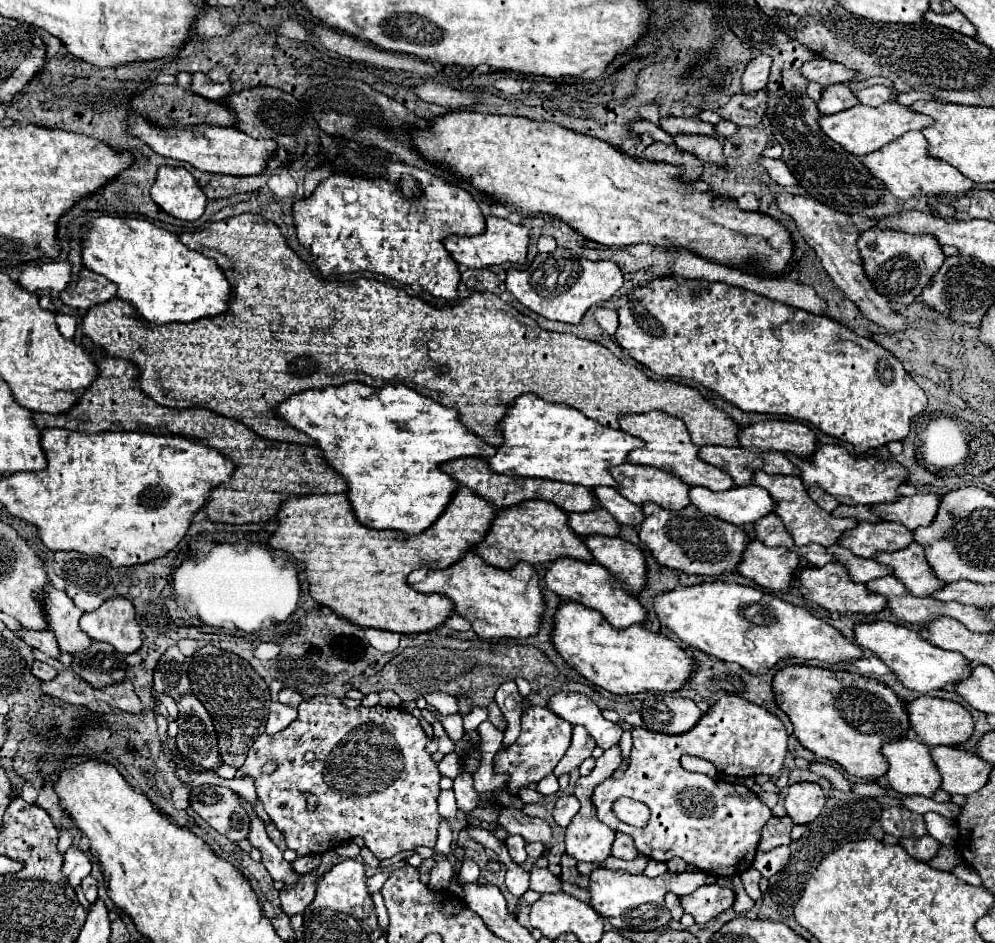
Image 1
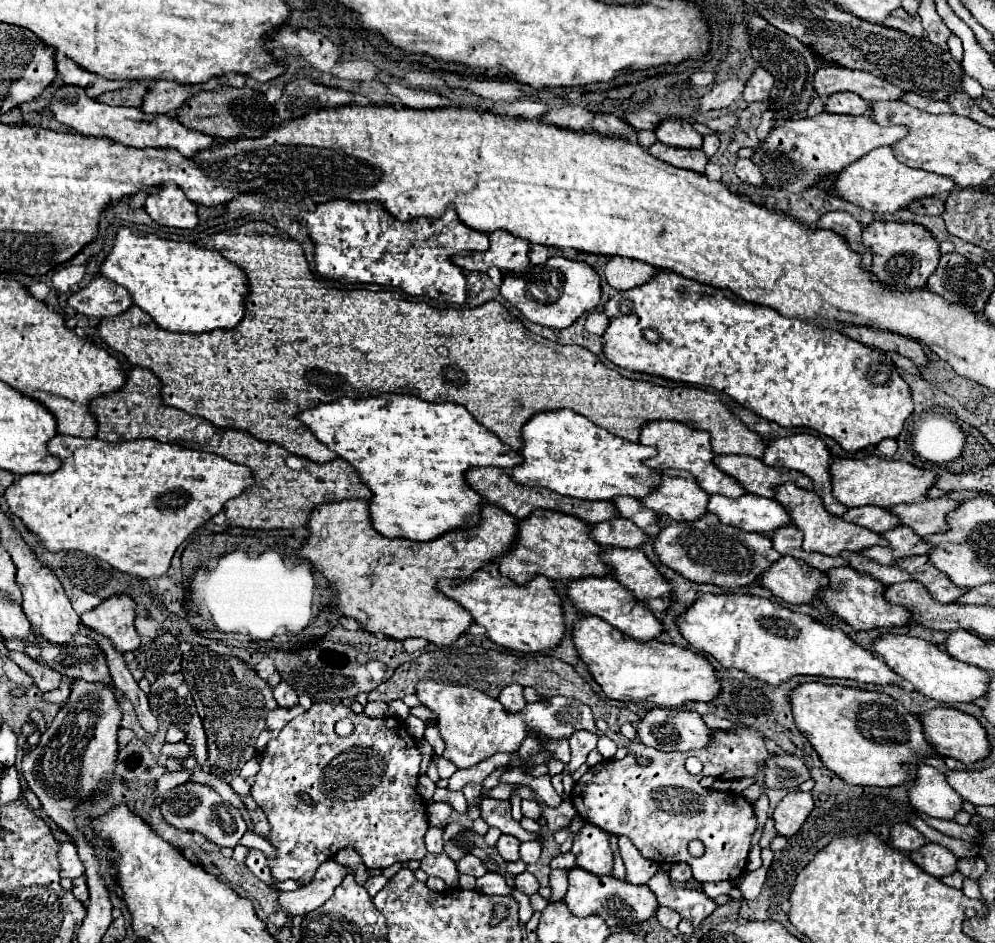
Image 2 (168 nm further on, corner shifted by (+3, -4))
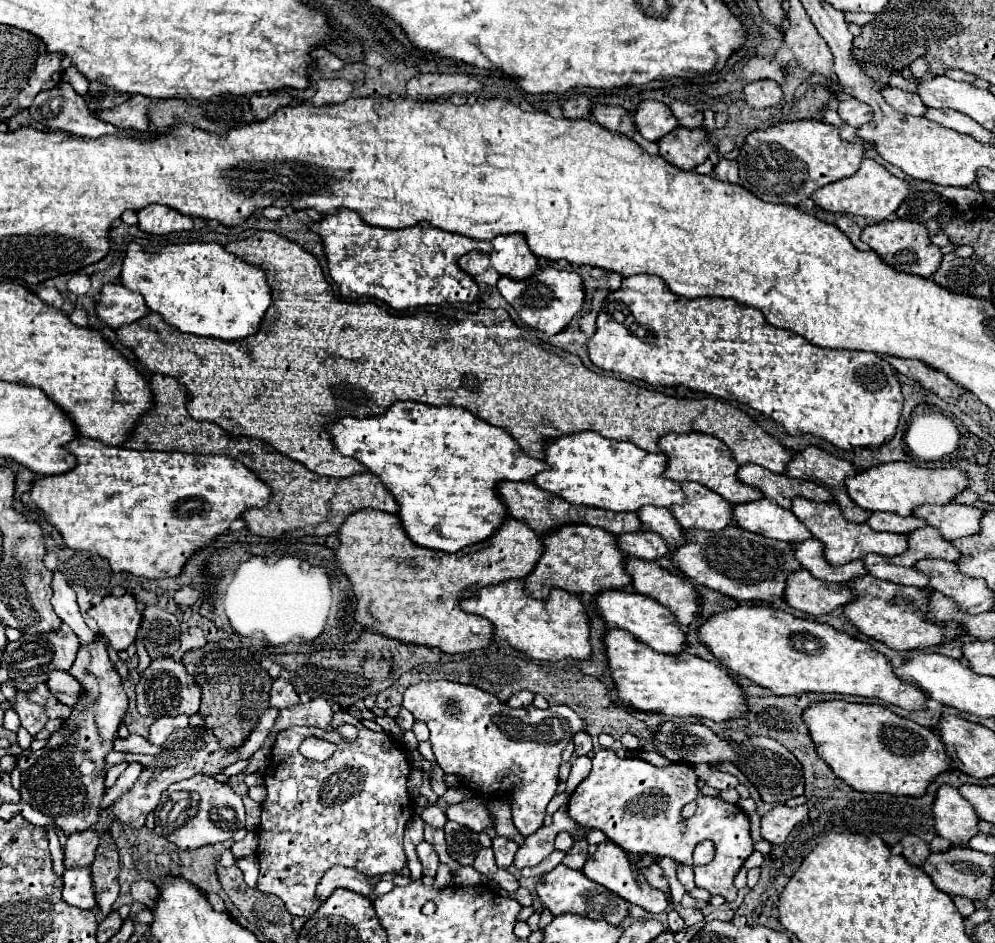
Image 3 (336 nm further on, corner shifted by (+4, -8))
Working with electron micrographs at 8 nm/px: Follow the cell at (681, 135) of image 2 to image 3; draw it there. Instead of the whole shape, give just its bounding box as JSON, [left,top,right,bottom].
[633,101,679,141]

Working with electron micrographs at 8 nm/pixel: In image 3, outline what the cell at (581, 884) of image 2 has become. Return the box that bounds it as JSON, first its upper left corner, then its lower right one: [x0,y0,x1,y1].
[535,865,629,925]

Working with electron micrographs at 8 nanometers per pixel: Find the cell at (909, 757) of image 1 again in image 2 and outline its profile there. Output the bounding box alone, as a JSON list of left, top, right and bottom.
[910,763,964,821]

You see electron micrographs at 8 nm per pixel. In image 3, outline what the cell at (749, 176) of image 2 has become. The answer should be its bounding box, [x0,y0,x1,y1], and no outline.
[715,159,739,183]

